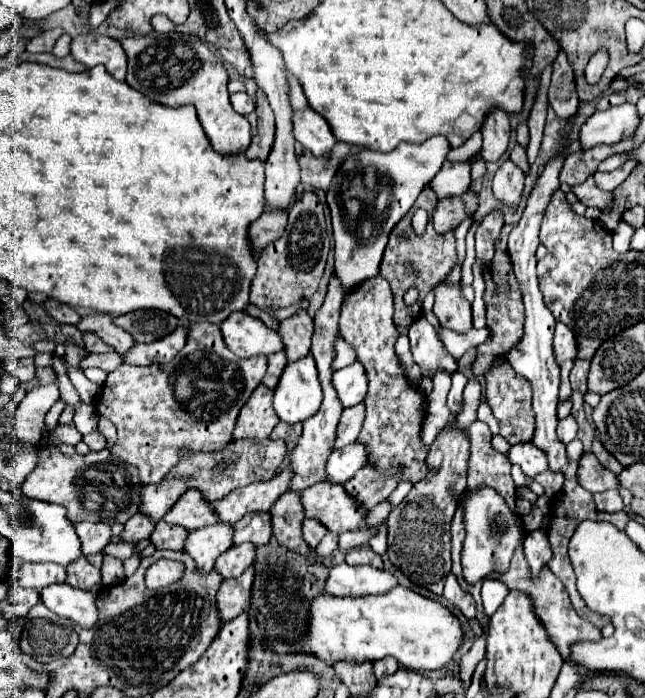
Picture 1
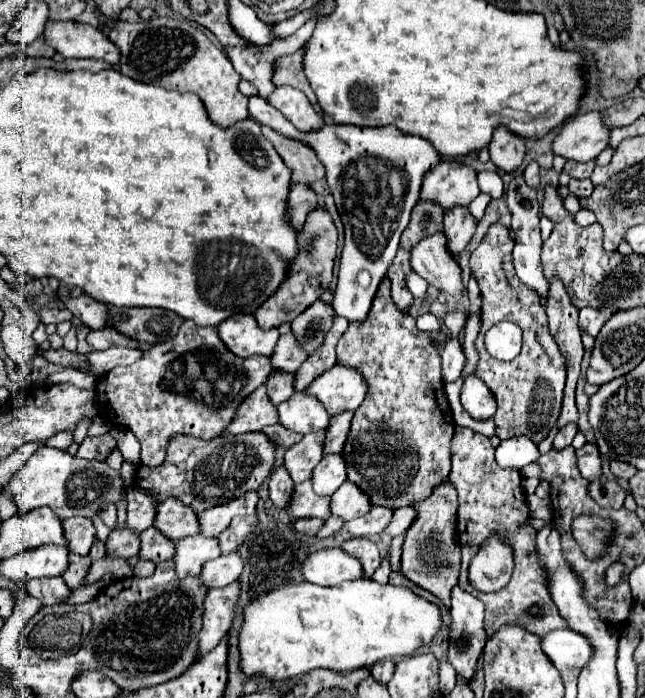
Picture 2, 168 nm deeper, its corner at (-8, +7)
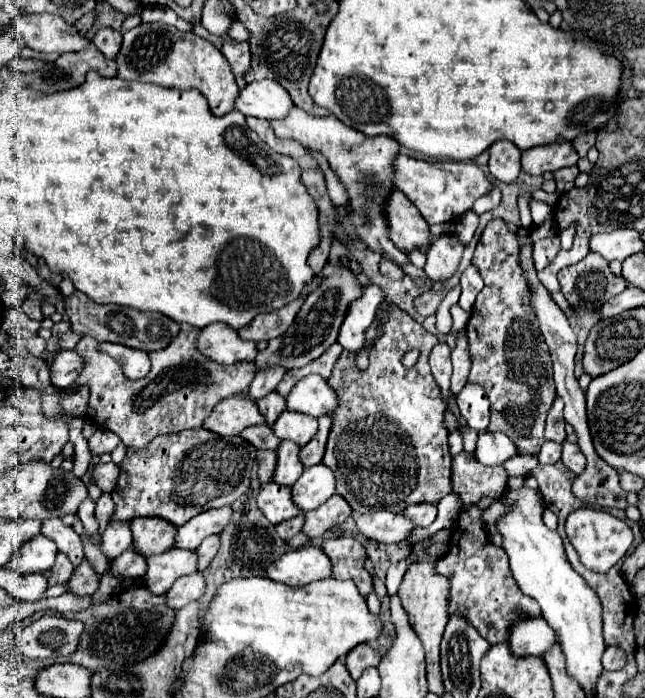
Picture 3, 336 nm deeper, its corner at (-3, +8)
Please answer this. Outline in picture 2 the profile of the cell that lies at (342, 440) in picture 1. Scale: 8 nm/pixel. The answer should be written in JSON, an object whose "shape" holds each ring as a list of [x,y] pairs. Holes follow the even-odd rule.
{"shape":[[[344,412],[340,416],[330,418],[330,426],[326,430],[326,440],[324,440],[324,454],[340,452],[346,436],[348,436],[348,424],[350,424],[352,416],[354,416],[354,412]]]}

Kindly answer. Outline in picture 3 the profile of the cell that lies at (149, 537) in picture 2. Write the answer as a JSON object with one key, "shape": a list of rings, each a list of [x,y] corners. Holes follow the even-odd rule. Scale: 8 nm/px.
{"shape":[[[133,545],[111,563],[111,573],[115,577],[135,579],[135,577],[143,577],[145,571],[147,571],[147,559],[143,559],[143,555],[139,555]]]}

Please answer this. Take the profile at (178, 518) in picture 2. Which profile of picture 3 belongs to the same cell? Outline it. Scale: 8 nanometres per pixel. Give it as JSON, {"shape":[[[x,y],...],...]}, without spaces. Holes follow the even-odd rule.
{"shape":[[[147,517],[133,519],[131,531],[135,549],[145,557],[159,555],[175,545],[177,527],[163,519],[147,519]]]}

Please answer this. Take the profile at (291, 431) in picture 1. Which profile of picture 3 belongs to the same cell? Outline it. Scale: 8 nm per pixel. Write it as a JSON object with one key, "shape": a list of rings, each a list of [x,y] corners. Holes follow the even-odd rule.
{"shape":[[[267,425],[247,427],[247,429],[243,429],[241,437],[245,441],[249,441],[255,449],[271,449],[271,451],[277,451],[279,449],[279,443],[281,443],[281,439]]]}

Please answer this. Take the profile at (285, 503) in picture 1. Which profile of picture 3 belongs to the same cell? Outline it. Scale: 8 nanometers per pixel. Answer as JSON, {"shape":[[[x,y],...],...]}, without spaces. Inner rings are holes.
{"shape":[[[257,451],[259,461],[259,481],[261,485],[271,483],[271,475],[275,475],[275,451]]]}

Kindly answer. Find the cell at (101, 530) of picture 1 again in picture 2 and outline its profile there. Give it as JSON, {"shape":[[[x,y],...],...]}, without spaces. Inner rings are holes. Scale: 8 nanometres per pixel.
{"shape":[[[68,518],[62,522],[64,526],[64,538],[68,542],[68,552],[78,554],[78,556],[86,556],[92,542],[94,542],[94,526],[88,518]]]}

